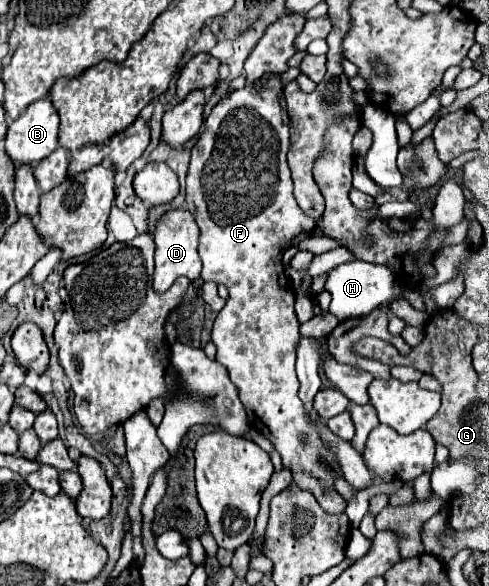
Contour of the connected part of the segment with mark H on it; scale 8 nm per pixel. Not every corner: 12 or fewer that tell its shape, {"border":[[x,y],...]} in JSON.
{"border":[[346,262],[324,284],[338,320],[362,318],[404,292],[394,272]]}

